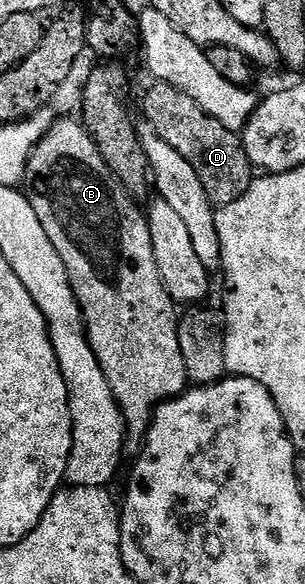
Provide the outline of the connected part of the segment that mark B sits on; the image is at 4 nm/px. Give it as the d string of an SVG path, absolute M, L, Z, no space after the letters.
M72 118L56 120L36 145L28 157L22 190L28 195L38 220L42 220L42 228L46 228L50 244L54 244L54 252L58 252L62 264L66 264L70 288L74 288L84 317L84 332L102 368L102 376L106 376L112 399L120 407L127 441L143 443L156 407L183 394L190 386L186 360L182 360L182 348L178 348L178 306L170 292L166 292L162 276L158 276L145 211L136 207L139 206L137 199L125 190L114 172L110 172L94 140L84 129L83 121L76 119L75 122Z

